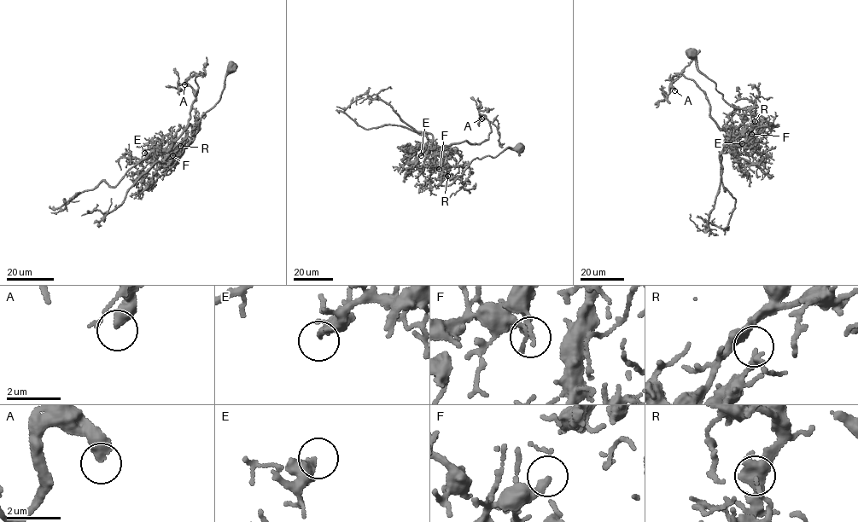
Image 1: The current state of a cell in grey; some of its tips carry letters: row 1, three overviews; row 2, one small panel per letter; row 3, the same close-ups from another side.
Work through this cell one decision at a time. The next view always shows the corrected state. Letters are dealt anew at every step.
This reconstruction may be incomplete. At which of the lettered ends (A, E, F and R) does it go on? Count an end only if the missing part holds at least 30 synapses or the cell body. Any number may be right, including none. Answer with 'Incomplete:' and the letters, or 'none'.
Incomplete: E

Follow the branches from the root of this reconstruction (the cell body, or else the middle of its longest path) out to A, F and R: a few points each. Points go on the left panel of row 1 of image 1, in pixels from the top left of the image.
A: (231, 66), (218, 100), (177, 153), (171, 147), (189, 123), (194, 74), (184, 84)
F: (231, 66), (218, 100), (201, 116), (195, 136), (191, 130), (193, 134), (183, 153), (165, 163), (172, 155)
R: (231, 66), (226, 73), (218, 100), (201, 116), (192, 142), (176, 153), (180, 146)

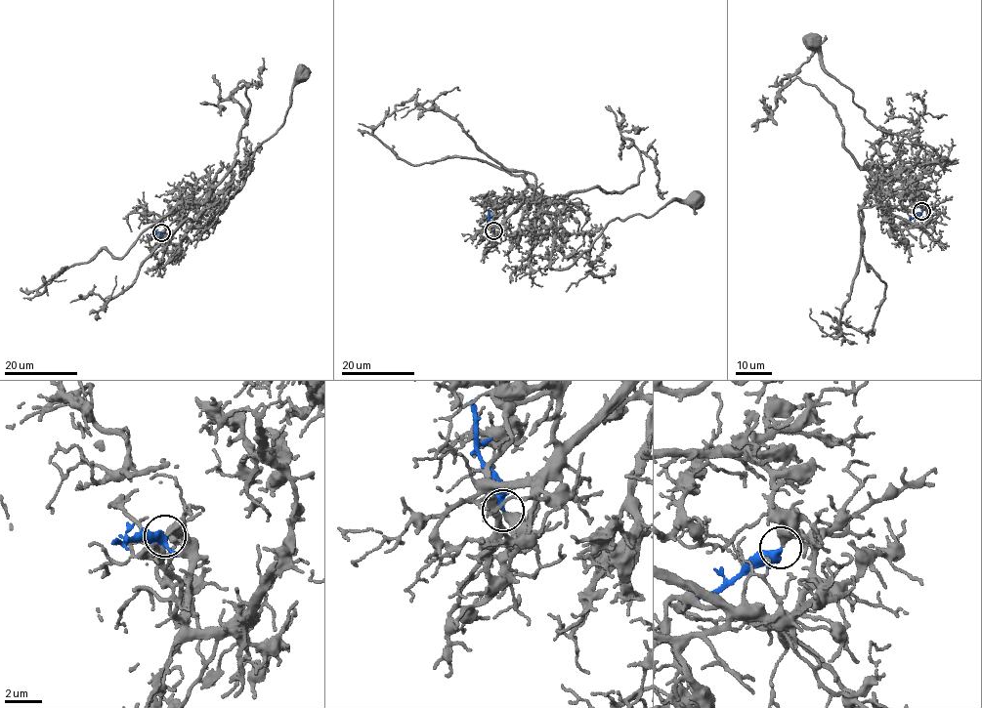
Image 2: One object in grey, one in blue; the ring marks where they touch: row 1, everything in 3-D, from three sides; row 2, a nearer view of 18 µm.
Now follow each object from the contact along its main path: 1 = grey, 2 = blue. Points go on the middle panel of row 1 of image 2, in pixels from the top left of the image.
1: (493, 230), (495, 236), (492, 226), (537, 199), (570, 234), (593, 233), (589, 256), (606, 224), (696, 197)
2: (493, 230), (488, 209)

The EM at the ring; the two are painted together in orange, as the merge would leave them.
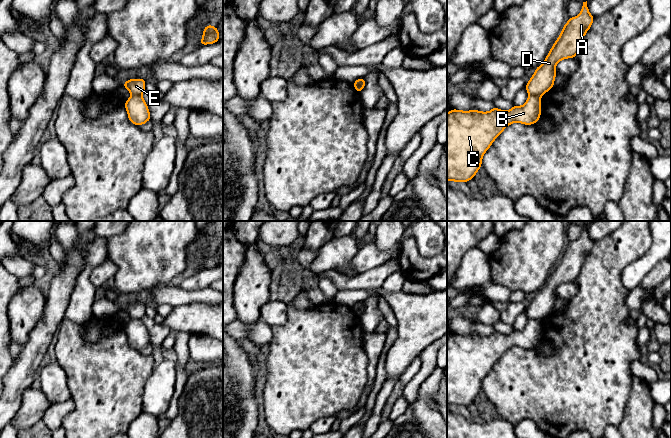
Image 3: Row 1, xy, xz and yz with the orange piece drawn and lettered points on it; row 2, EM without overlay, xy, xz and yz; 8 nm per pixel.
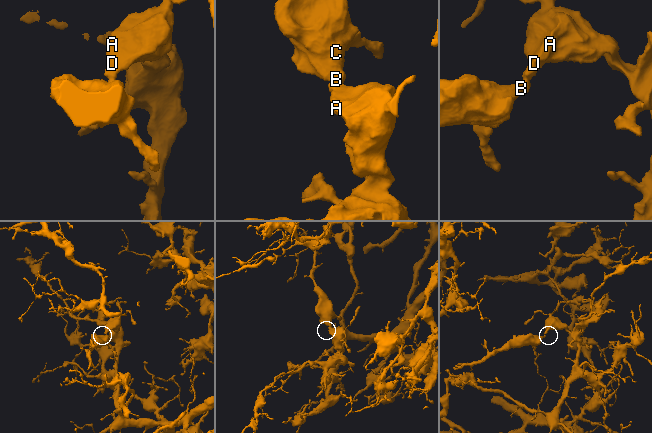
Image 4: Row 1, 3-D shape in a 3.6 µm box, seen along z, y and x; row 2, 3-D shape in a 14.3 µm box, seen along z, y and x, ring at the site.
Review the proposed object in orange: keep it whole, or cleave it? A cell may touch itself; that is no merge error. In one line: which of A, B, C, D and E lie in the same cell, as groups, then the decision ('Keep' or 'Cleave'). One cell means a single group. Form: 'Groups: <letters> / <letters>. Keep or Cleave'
Groups: A D E / B C. Cleave

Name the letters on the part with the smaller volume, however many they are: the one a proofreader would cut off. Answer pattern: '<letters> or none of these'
B, C

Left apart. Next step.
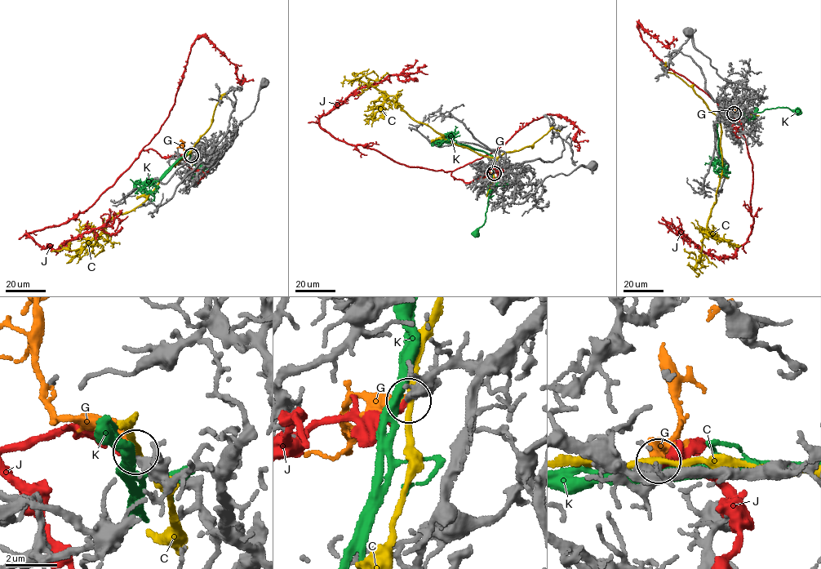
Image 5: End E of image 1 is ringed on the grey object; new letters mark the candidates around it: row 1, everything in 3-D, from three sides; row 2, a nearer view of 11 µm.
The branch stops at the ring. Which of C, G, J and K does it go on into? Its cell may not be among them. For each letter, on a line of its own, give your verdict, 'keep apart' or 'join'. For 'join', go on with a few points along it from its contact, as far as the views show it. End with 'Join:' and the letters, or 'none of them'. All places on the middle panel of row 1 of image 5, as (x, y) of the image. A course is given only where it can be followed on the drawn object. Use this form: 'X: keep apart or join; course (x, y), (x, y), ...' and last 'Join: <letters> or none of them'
C: keep apart
G: join; course (493, 173), (488, 175), (490, 175), (488, 185)
J: keep apart
K: keep apart
Join: G

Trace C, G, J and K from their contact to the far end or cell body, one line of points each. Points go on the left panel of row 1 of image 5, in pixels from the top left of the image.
C: (191, 155), (190, 151), (169, 170), (148, 199), (113, 216), (87, 244), (54, 251)
G: (190, 155), (184, 152), (183, 144)
J: (190, 155), (163, 157), (143, 148), (92, 206), (28, 234), (56, 250), (127, 216)
K: (190, 155), (197, 167), (192, 175)

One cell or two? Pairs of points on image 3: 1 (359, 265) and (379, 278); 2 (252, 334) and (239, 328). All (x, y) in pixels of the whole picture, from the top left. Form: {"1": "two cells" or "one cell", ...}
{"1": "two cells", "2": "one cell"}

